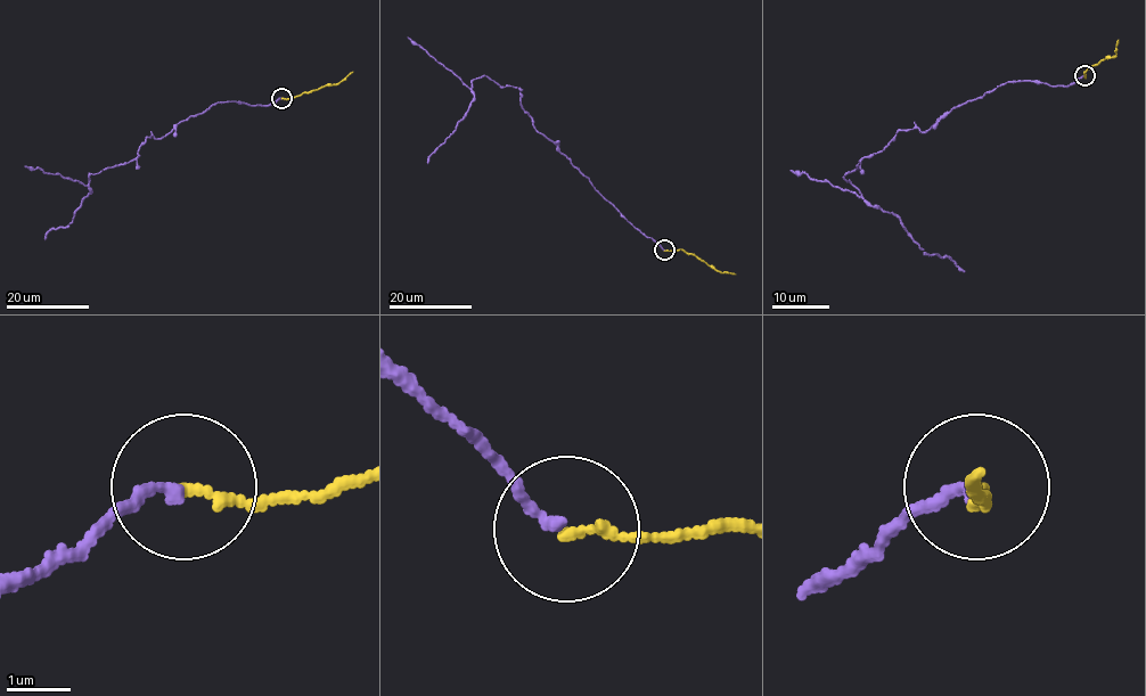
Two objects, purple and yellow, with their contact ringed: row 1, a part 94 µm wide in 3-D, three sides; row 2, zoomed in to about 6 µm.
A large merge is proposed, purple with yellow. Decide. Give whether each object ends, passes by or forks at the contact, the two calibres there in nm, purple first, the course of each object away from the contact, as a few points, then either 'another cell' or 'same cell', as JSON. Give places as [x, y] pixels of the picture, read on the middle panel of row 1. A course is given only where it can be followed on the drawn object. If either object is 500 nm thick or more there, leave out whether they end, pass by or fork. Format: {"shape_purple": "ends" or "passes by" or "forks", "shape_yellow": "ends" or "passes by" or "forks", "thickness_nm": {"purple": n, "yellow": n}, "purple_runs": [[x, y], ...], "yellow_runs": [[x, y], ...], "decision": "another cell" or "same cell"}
{"shape_purple": "ends", "shape_yellow": "ends", "thickness_nm": {"purple": 180, "yellow": 150}, "purple_runs": [[665, 250], [534, 129], [520, 89], [484, 75], [472, 82], [469, 109], [427, 163]], "yellow_runs": [[665, 251], [684, 251], [721, 271], [736, 275]], "decision": "same cell"}

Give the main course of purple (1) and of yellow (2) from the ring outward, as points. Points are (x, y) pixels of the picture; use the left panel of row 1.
1: (283, 98), (218, 101), (164, 136), (148, 137), (137, 158), (91, 173), (91, 191), (74, 219), (44, 239)
2: (283, 98), (292, 98), (338, 84), (353, 72)

